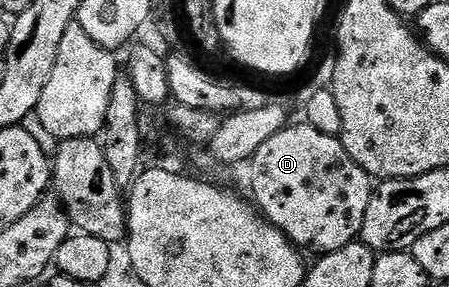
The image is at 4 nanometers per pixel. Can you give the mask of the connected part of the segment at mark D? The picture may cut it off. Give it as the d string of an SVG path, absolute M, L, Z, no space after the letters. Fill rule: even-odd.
M288 124L281 132L277 132L277 136L265 140L265 144L257 148L249 163L249 169L252 194L250 197L254 205L259 213L295 243L296 247L304 251L316 250L314 253L322 256L337 252L337 248L345 248L345 244L358 239L361 224L365 220L365 208L369 208L373 193L373 179L365 172L365 168L361 168L361 164L357 164L357 160L353 160L353 156L349 156L349 152L345 152L338 137L319 132L308 124Z

